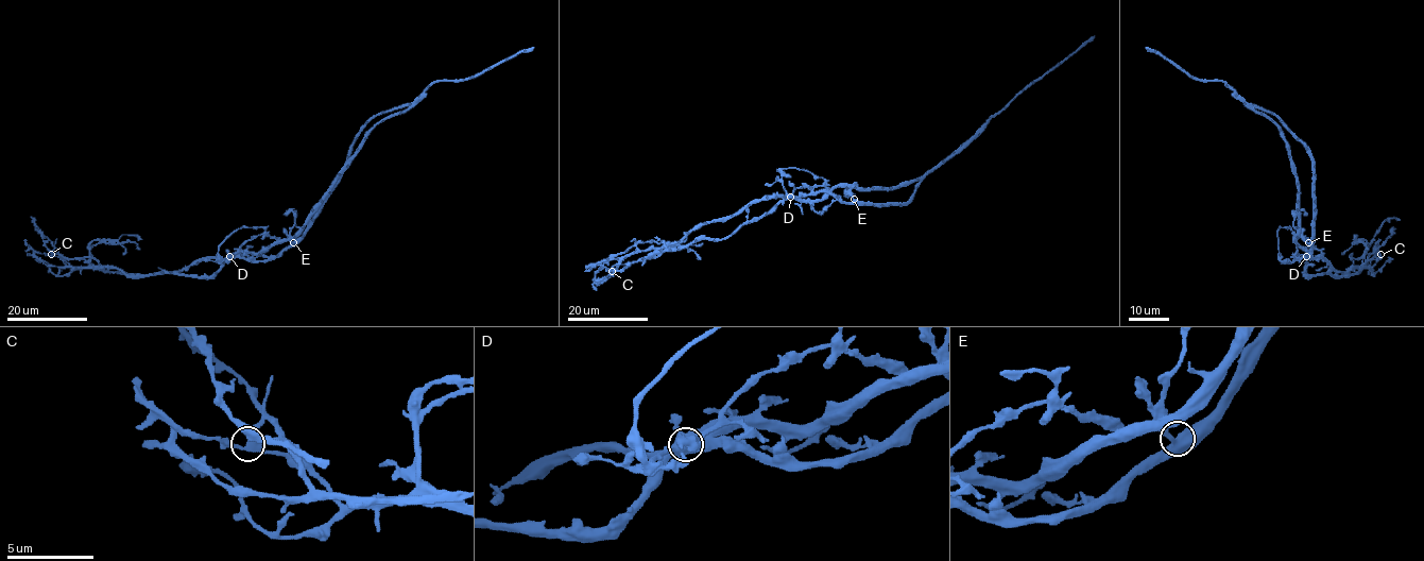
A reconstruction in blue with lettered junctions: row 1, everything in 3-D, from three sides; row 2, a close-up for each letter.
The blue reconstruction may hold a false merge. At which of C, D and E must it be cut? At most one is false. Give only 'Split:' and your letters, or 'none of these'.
Split: D

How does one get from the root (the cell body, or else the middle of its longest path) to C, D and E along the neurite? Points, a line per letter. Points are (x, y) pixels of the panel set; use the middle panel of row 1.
C: (861, 188), (835, 186), (820, 200), (783, 199), (723, 238), (693, 240), (650, 252), (612, 271)
D: (861, 188), (835, 186), (820, 200), (795, 200), (791, 196)
E: (861, 188), (835, 186), (813, 202), (812, 208), (822, 211), (836, 200), (851, 202), (854, 199)

